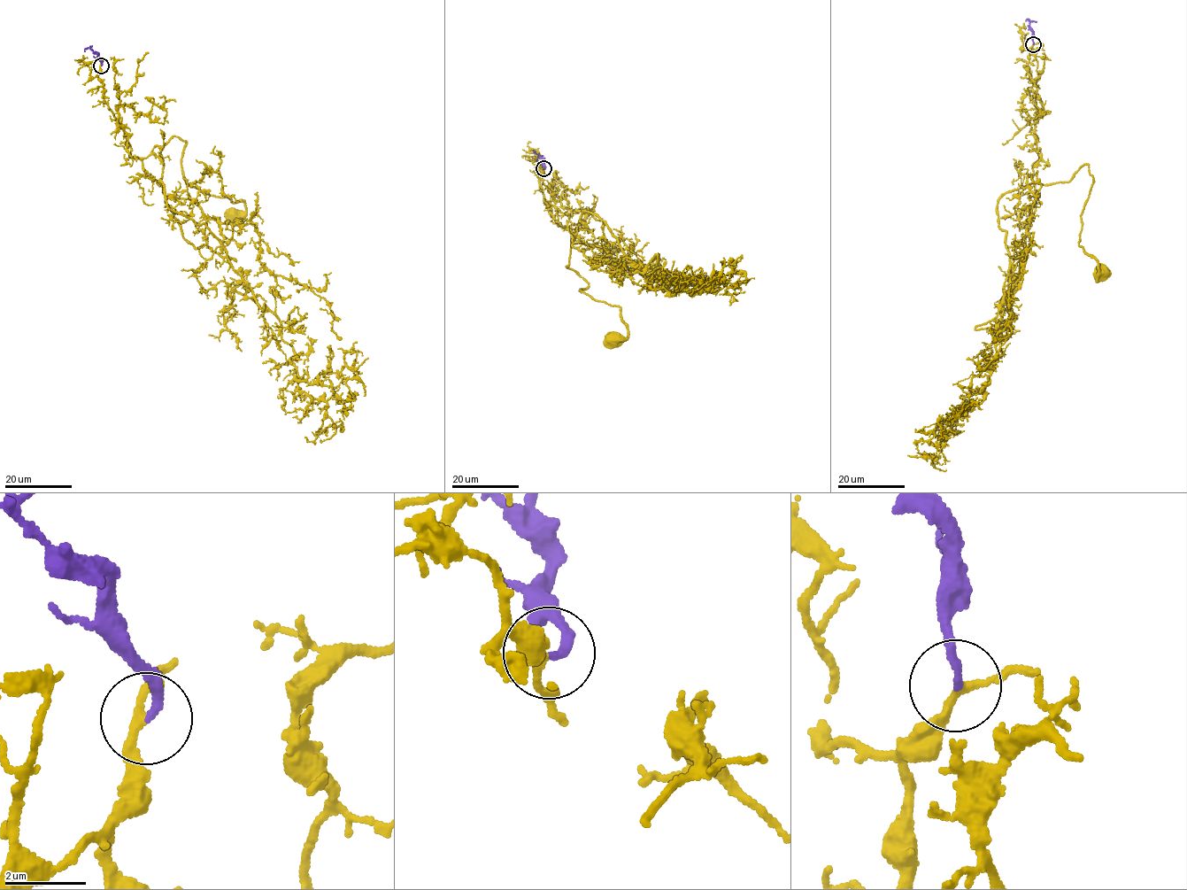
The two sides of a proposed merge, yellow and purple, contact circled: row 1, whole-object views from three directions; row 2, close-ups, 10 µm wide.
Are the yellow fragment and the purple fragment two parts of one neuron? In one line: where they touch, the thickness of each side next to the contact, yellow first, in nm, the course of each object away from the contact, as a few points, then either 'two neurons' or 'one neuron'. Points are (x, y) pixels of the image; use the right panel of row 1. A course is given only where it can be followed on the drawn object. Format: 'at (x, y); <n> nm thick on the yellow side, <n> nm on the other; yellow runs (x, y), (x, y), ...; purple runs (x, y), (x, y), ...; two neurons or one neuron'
at (1033, 44); 190 nm thick on the yellow side, 170 nm on the other; yellow runs (1033, 44), (1039, 155), (1031, 177), (1067, 182), (1088, 165), (1093, 182), (1078, 244), (1102, 273); purple runs (1033, 44), (1029, 19), (1025, 20); one neuron

